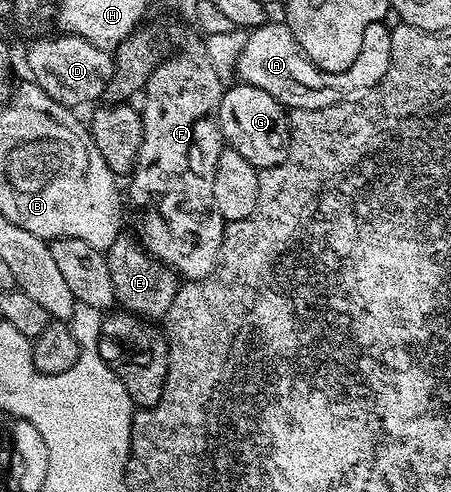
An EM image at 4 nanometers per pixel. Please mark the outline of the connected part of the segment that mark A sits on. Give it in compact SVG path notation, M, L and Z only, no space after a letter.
M280 20L272 21L252 30L246 36L243 51L239 51L235 77L238 82L267 91L267 95L289 109L322 109L348 102L374 89L383 75L387 75L387 67L391 67L393 30L388 29L383 21L371 23L371 27L363 31L363 48L355 58L355 63L351 63L347 71L338 73L315 67L315 63L307 59L299 43L295 43L295 35L291 35L287 26Z

